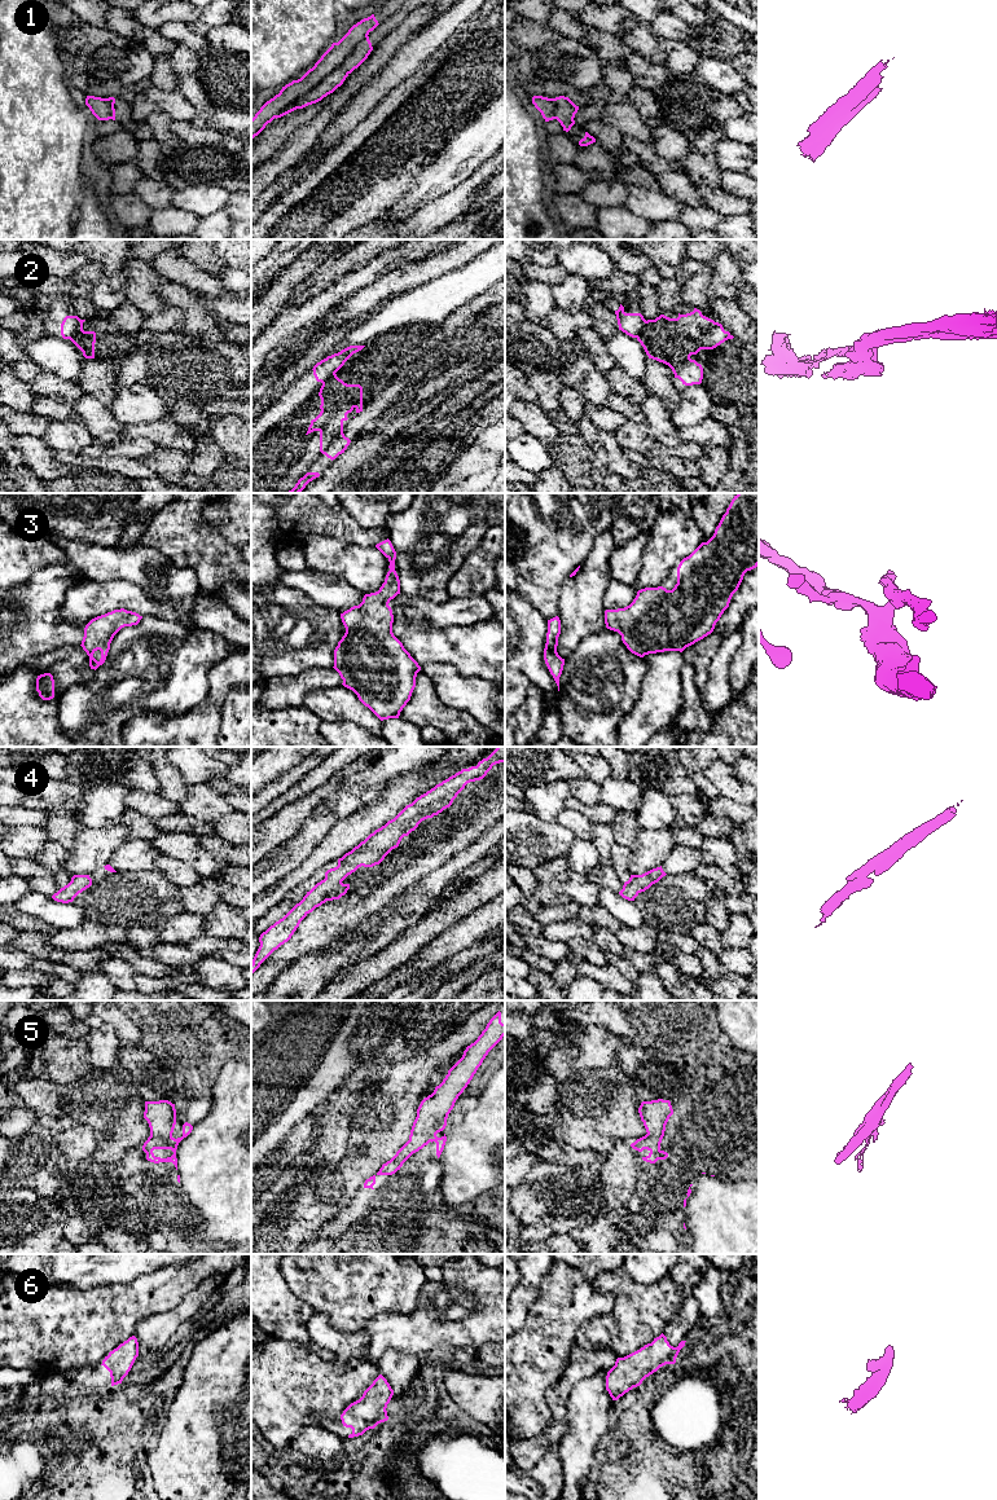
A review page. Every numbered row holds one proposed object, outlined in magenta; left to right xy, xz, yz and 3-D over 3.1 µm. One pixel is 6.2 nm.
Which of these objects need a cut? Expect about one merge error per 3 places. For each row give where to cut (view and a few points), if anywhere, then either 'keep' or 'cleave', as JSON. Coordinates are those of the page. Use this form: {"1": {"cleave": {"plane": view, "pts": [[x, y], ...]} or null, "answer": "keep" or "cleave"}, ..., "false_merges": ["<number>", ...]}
{"1": {"cleave": {"plane": "xz", "pts": [[367, 34], [317, 84], [275, 117]]}, "answer": "cleave"}, "2": {"cleave": {"plane": "xy", "pts": [[80, 320], [77, 330], [69, 338]]}, "answer": "cleave"}, "3": {"cleave": null, "answer": "keep"}, "4": {"cleave": null, "answer": "keep"}, "5": {"cleave": null, "answer": "keep"}, "6": {"cleave": null, "answer": "keep"}, "false_merges": ["1", "2"]}

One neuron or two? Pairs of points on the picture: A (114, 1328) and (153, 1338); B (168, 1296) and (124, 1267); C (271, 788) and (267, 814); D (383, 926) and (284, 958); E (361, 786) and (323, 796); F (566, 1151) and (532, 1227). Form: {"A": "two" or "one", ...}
{"A": "two", "B": "two", "C": "two", "D": "two", "E": "two", "F": "one"}

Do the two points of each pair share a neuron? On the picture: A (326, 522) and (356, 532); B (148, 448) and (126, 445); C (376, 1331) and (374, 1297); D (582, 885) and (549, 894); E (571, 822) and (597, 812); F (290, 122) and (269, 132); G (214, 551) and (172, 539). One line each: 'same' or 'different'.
A: same
B: same
C: different
D: different
E: different
F: same
G: same

